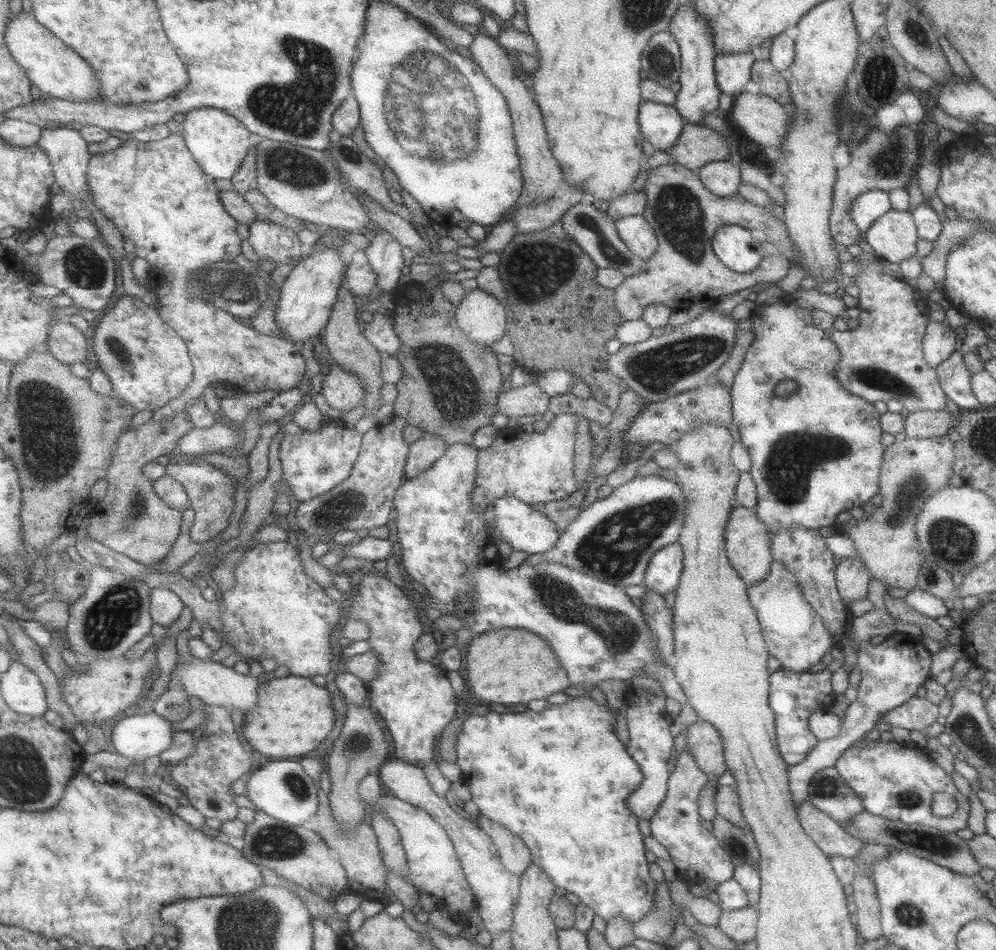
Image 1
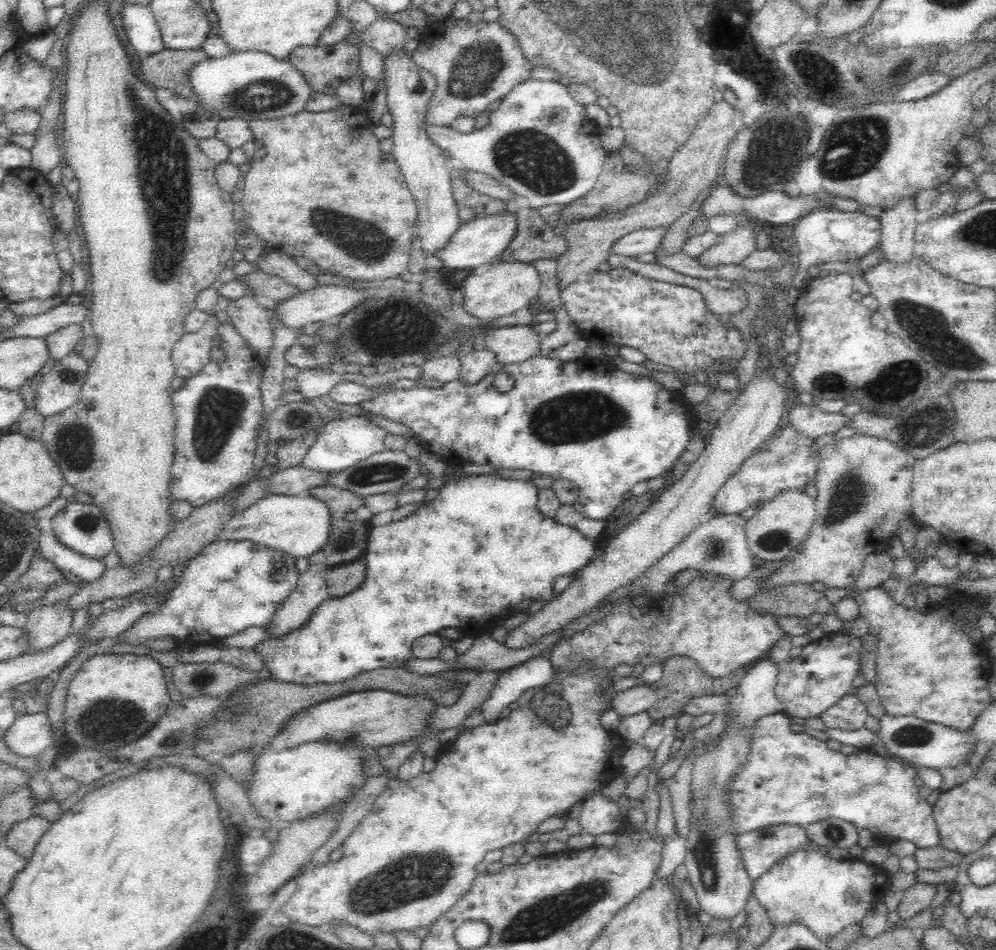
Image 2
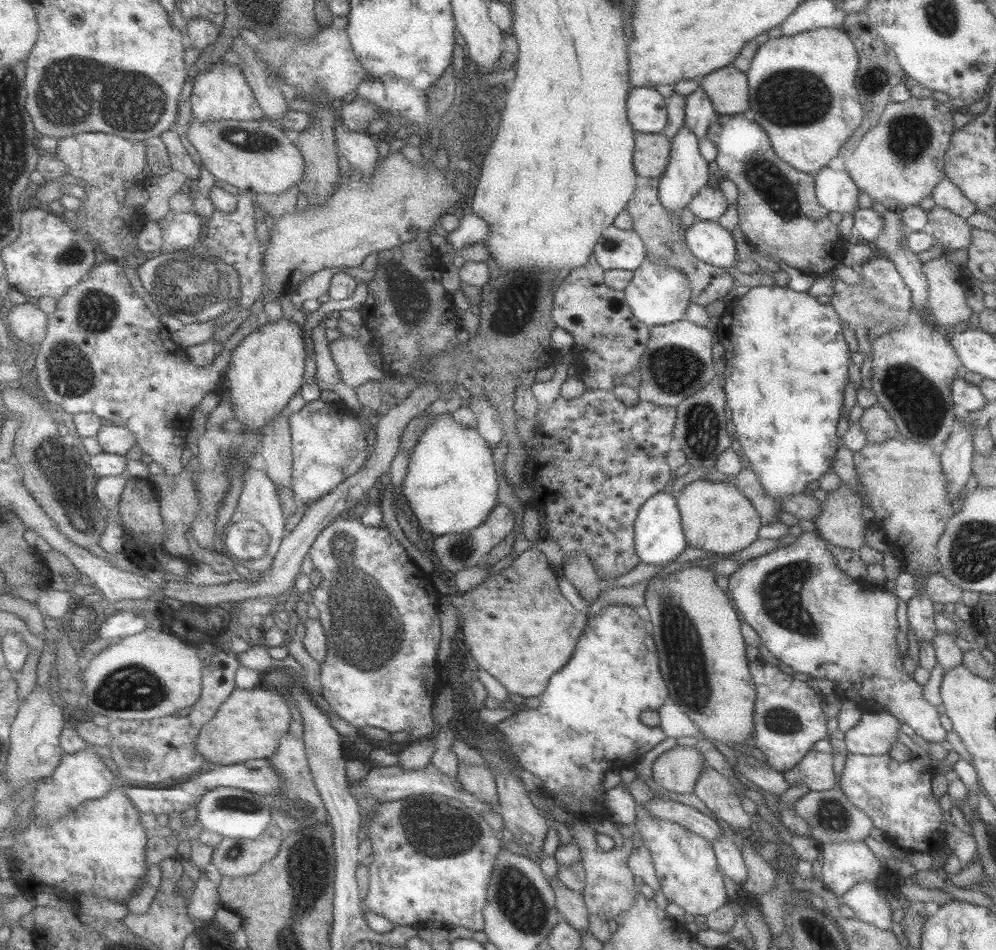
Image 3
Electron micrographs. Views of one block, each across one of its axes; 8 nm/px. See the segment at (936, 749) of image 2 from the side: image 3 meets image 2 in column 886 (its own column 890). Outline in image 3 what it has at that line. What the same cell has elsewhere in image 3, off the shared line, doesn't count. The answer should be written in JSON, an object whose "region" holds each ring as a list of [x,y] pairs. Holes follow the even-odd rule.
{"region":[[[865,710],[860,722],[845,732],[847,752],[864,756],[889,755],[890,749],[899,741],[901,722],[888,711]]]}

